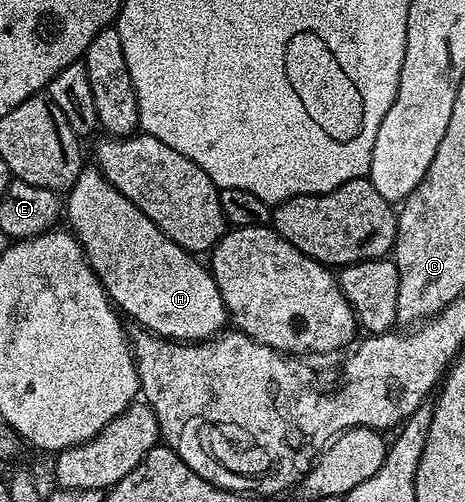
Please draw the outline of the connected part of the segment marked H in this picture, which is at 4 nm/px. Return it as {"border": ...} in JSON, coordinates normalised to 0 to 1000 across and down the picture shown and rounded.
{"border":[[[183,331],[168,347],[159,371],[146,376],[142,446],[176,490],[189,528],[230,578],[232,596],[277,639],[295,637],[301,643],[295,647],[308,659],[329,661],[333,669],[346,669],[353,677],[381,681],[445,681],[484,659],[495,631],[454,540],[441,528],[437,534],[415,504],[383,490],[351,458],[331,450],[331,442],[323,442],[323,434],[314,434],[314,426],[305,426],[305,418],[297,418],[297,410],[288,410],[280,394],[262,388],[215,345],[213,335]]]}

